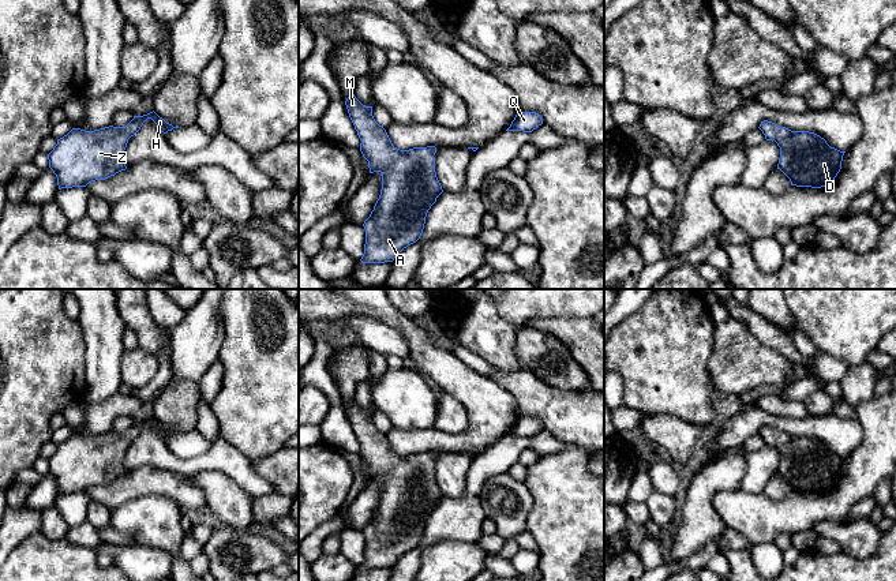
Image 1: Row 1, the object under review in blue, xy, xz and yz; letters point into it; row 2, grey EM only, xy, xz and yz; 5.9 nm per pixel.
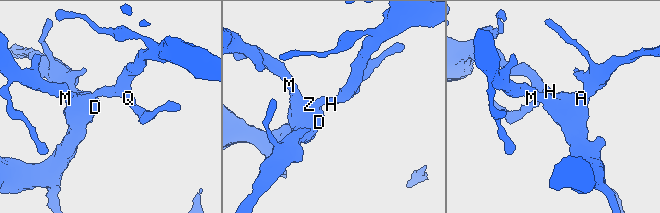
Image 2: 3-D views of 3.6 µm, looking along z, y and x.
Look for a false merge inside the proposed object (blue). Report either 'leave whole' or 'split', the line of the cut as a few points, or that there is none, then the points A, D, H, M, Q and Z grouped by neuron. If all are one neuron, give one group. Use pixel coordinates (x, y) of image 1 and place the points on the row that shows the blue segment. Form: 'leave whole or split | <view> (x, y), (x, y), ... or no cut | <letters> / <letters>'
leave whole | no cut | A D H M Q Z

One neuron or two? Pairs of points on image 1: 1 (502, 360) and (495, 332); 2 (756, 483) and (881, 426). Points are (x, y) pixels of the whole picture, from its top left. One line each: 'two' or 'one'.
1: one
2: two

